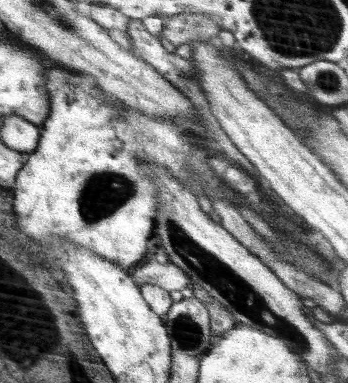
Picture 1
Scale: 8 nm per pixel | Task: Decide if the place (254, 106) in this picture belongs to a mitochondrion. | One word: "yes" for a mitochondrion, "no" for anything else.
no

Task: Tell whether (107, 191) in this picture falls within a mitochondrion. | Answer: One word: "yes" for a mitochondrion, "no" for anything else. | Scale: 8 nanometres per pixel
yes

